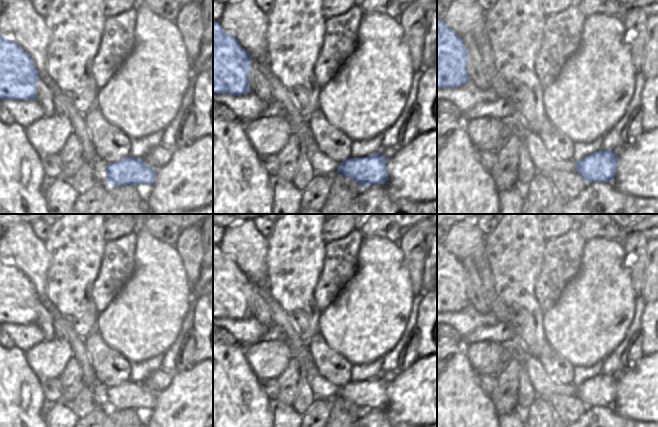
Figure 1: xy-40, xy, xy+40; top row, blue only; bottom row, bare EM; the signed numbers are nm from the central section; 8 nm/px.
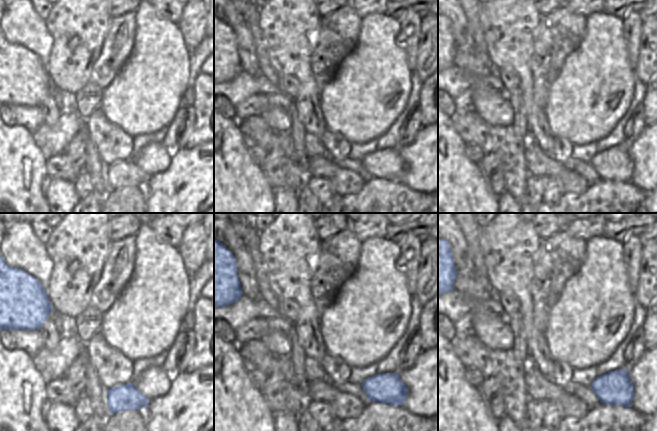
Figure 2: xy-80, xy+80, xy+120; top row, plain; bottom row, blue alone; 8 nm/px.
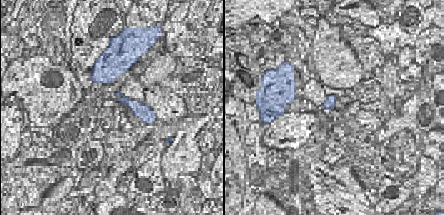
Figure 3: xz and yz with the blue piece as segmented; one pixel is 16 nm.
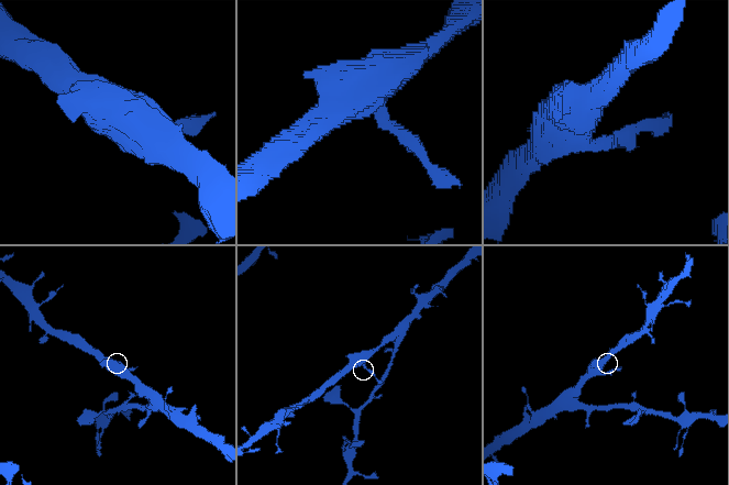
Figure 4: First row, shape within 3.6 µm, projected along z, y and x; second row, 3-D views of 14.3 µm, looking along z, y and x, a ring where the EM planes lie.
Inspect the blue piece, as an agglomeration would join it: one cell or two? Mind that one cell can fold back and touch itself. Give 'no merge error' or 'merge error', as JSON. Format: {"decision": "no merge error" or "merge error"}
{"decision": "merge error"}

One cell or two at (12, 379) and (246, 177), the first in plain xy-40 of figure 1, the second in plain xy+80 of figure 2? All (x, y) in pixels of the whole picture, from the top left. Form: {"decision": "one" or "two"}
{"decision": "one"}

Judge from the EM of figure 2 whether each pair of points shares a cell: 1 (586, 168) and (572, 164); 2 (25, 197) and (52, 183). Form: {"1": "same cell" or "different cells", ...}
{"1": "same cell", "2": "different cells"}

